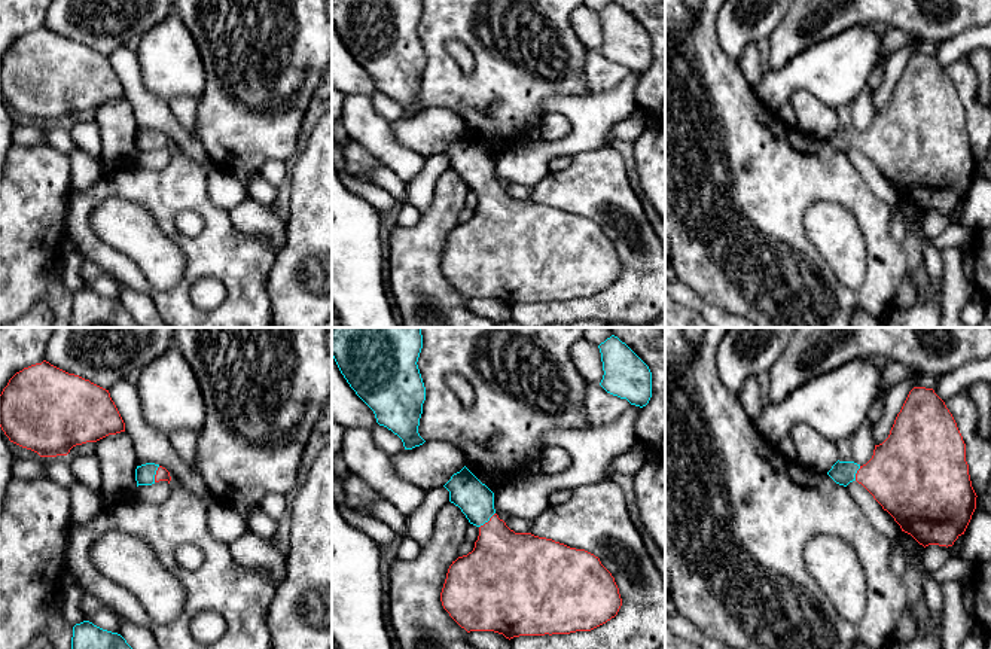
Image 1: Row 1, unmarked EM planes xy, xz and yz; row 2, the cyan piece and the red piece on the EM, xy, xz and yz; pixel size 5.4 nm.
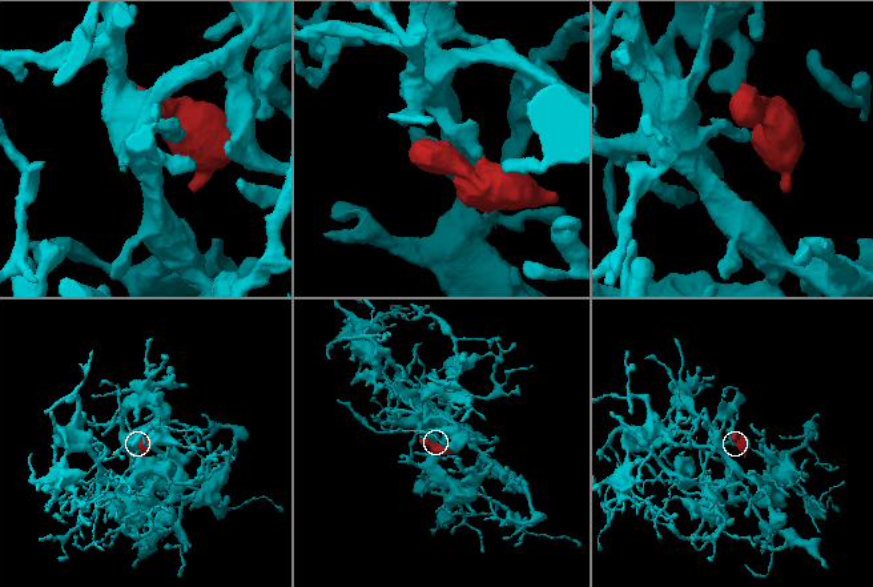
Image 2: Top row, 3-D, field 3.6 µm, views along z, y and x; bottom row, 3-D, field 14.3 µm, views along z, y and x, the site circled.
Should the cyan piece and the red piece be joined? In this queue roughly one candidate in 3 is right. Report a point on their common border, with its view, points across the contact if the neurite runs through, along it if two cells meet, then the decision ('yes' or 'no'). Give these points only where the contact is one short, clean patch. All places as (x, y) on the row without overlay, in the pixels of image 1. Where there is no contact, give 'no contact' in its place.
contact xz (487, 188); way xz (475, 165), (487, 188), (493, 197), (503, 231); yes

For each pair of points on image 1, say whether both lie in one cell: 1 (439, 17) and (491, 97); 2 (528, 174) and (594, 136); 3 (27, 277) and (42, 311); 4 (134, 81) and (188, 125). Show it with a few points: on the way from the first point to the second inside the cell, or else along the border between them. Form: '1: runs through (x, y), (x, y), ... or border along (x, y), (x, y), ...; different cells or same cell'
1: runs through (463, 27), (491, 55), (491, 73); same cell
2: runs through (543, 158), (554, 148), (566, 148), (578, 142); same cell
3: border along (52, 310), (45, 302), (37, 301), (27, 311); different cells
4: border along (167, 103), (176, 121), (194, 139); different cells

